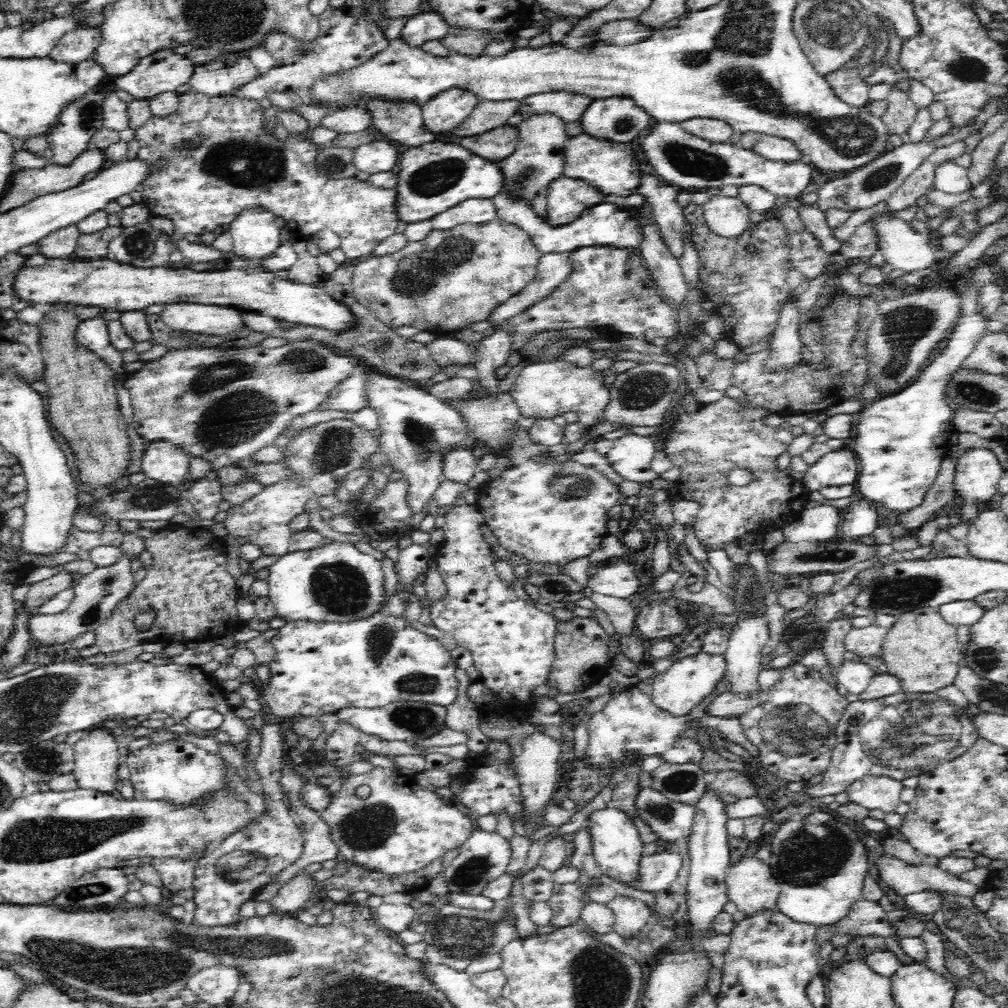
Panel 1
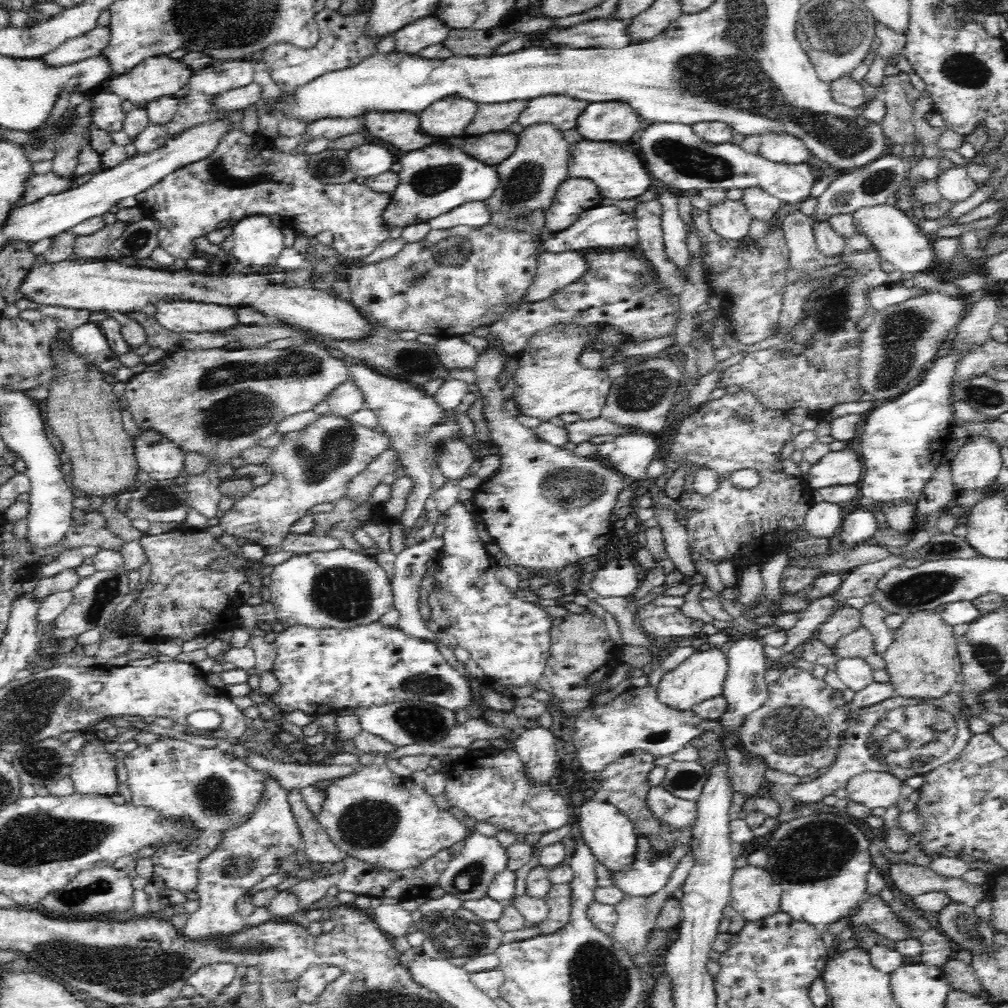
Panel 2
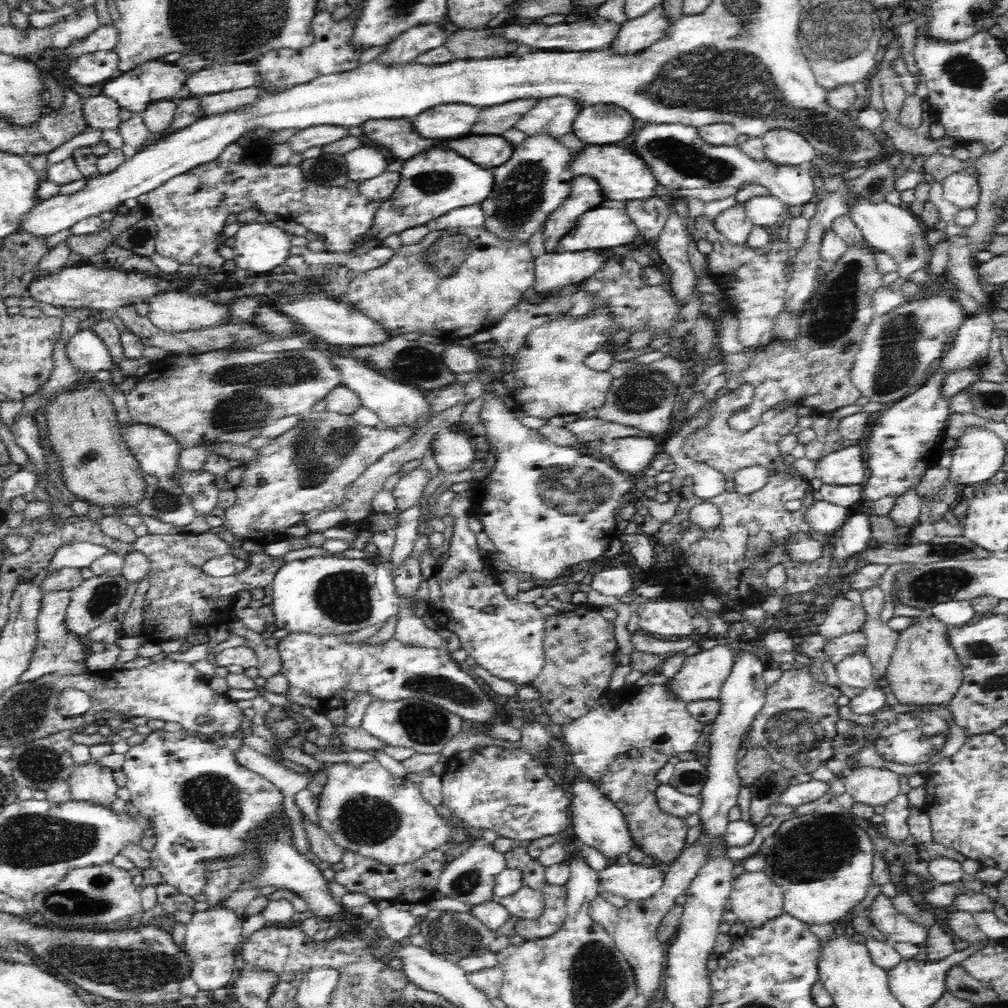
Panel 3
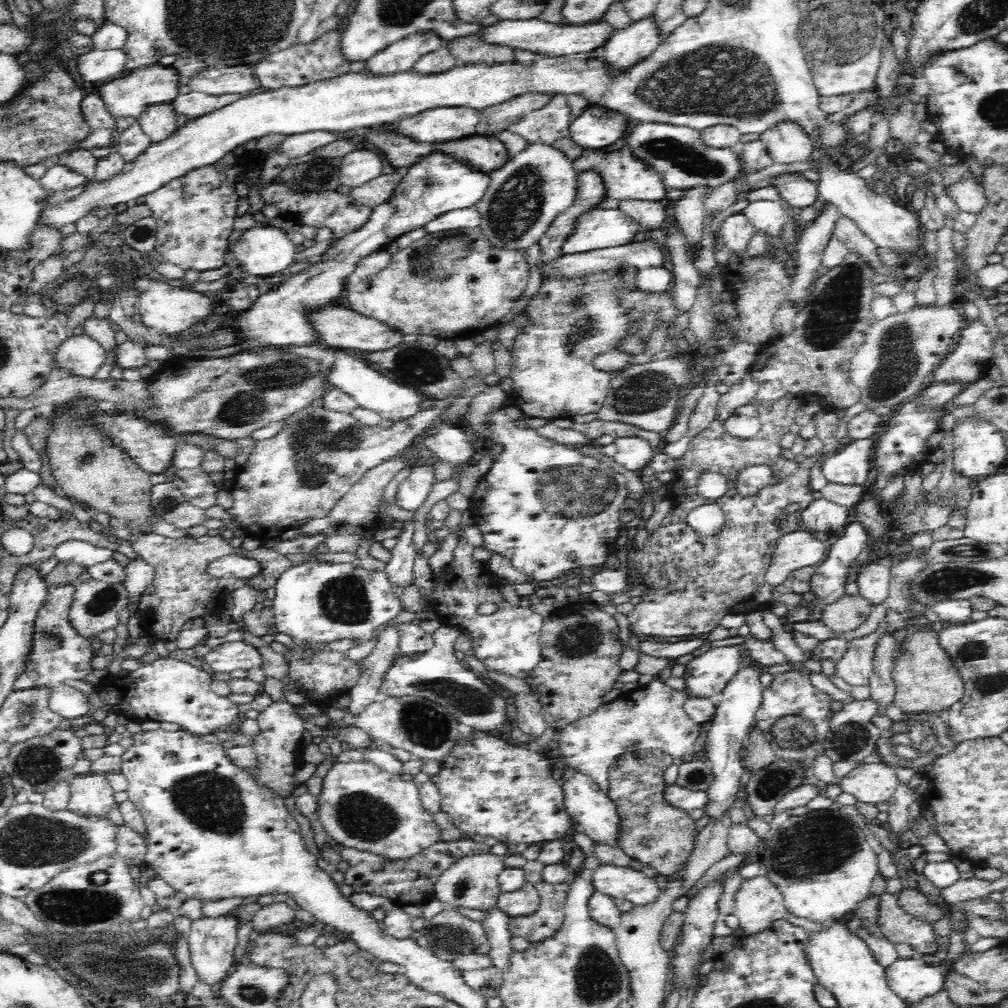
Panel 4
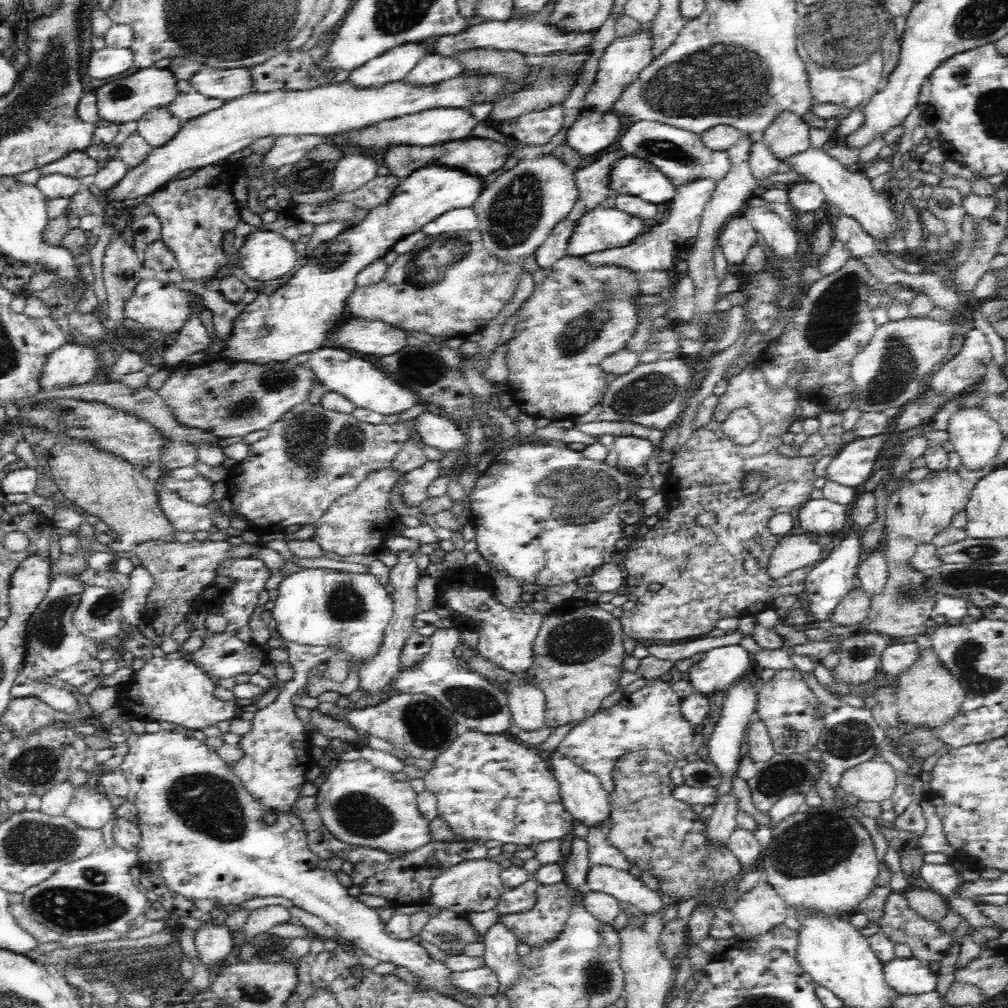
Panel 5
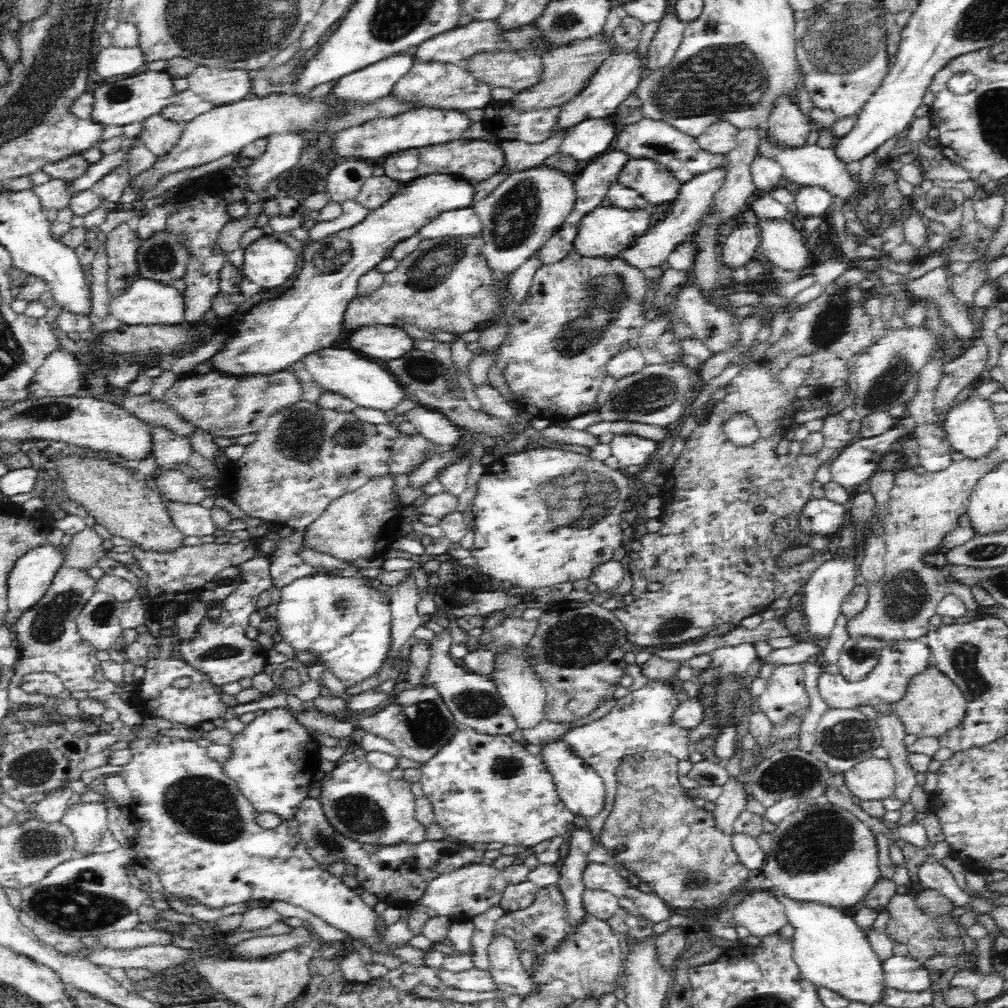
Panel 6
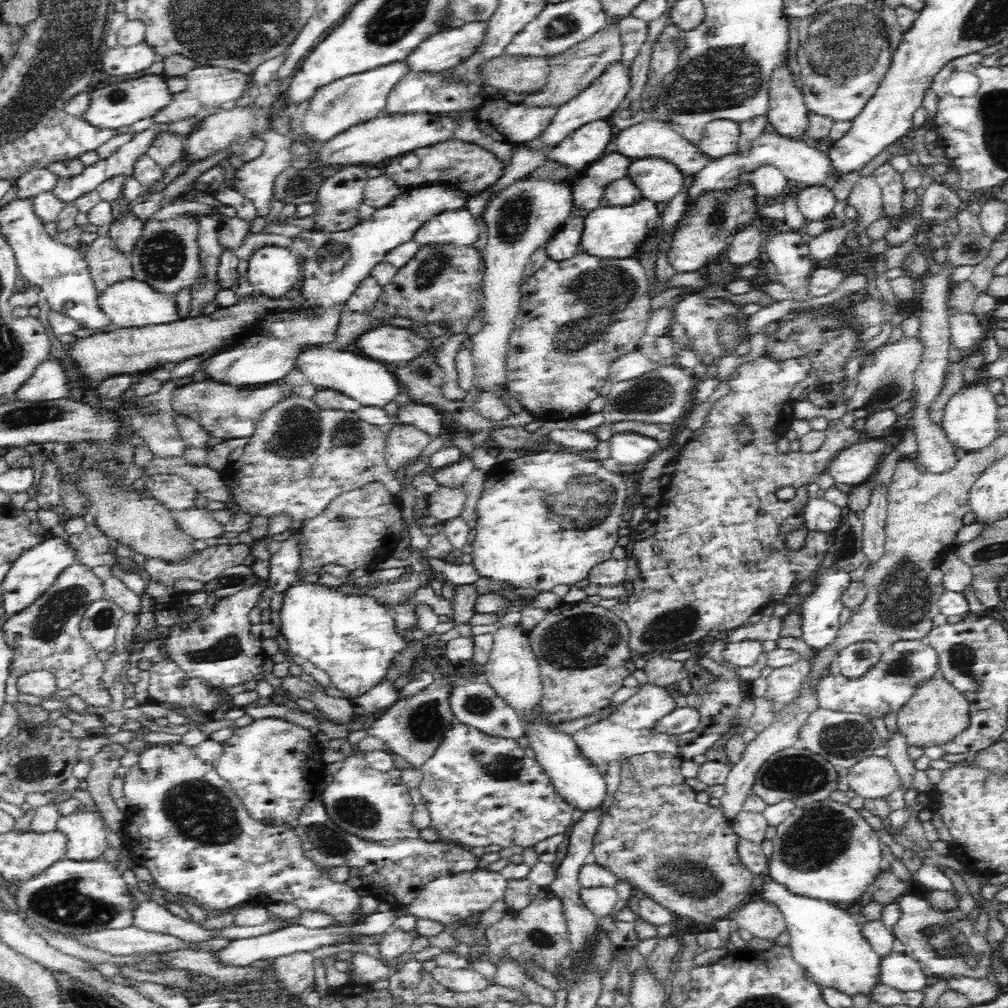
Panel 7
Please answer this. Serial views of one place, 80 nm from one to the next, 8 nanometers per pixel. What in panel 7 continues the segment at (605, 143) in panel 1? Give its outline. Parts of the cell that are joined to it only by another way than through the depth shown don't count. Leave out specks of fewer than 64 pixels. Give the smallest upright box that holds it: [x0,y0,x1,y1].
[626,157,684,202]

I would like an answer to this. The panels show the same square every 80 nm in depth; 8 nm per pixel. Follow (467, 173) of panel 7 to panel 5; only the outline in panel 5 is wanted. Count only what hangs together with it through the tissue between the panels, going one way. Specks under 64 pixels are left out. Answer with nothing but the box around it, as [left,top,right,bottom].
[383,136,508,181]

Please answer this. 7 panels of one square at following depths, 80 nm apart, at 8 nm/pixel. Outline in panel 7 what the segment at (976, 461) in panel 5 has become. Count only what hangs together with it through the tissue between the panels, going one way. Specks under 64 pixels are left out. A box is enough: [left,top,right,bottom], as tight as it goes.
[942,379,998,451]

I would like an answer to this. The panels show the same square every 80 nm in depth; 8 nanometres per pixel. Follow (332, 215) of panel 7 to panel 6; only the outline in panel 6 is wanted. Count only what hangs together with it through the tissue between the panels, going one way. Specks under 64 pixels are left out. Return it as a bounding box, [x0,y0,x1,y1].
[324,160,372,204]

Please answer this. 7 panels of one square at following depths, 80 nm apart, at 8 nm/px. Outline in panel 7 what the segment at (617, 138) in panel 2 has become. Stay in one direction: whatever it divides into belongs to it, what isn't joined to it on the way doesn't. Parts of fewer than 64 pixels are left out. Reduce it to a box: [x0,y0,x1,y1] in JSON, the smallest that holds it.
[547,119,614,174]

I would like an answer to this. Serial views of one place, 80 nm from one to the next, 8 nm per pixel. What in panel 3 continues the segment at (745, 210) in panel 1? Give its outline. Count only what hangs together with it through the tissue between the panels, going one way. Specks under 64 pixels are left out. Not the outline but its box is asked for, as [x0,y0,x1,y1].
[714,203,754,246]

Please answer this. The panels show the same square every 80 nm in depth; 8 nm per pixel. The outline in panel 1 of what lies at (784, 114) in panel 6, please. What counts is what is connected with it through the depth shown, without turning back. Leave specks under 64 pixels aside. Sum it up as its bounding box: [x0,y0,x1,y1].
[752,135,806,162]

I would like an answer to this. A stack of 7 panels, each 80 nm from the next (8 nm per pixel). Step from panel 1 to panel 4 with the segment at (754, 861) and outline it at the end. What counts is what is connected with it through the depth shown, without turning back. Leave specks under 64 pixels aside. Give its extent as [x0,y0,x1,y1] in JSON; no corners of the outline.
[733,875,788,936]

